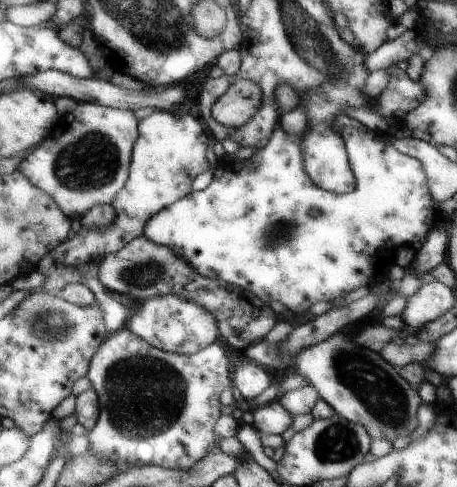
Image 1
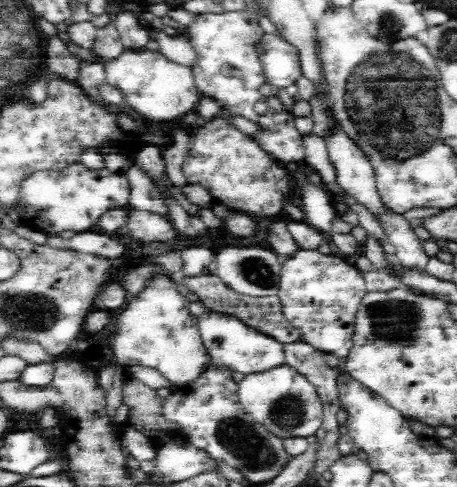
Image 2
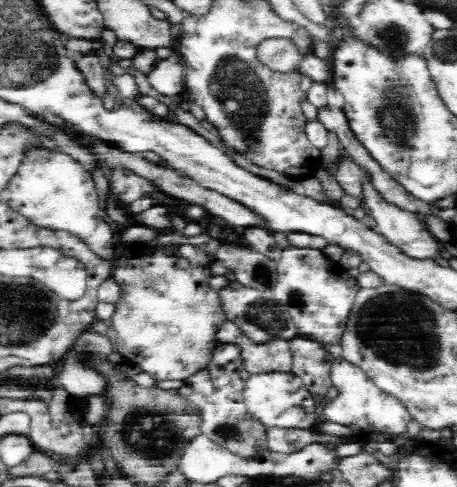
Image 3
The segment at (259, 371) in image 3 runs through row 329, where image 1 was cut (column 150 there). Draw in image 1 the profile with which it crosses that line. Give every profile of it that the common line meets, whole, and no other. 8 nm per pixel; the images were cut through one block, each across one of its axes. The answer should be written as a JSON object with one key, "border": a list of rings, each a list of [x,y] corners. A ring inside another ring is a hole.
{"border":[[[281,80],[273,86],[271,94],[281,112],[269,142],[249,160],[237,160],[233,164],[243,164],[241,170],[235,170],[229,160],[223,160],[221,166],[213,172],[213,182],[209,188],[191,192],[177,204],[161,210],[155,220],[149,220],[145,236],[157,244],[171,248],[175,246],[175,250],[179,250],[203,276],[221,278],[235,286],[247,288],[247,292],[255,292],[257,298],[261,298],[265,304],[281,302],[285,310],[305,312],[315,302],[341,300],[347,292],[359,286],[373,286],[385,280],[389,268],[395,264],[397,246],[413,246],[415,242],[423,242],[427,232],[435,226],[435,212],[431,206],[431,192],[427,190],[429,182],[423,164],[397,152],[387,134],[383,136],[379,130],[369,130],[341,114],[335,116],[331,130],[335,130],[345,142],[349,164],[357,180],[355,190],[351,194],[339,196],[315,184],[305,170],[305,136],[293,136],[281,128],[281,118],[297,106],[297,92],[289,82]]]}

